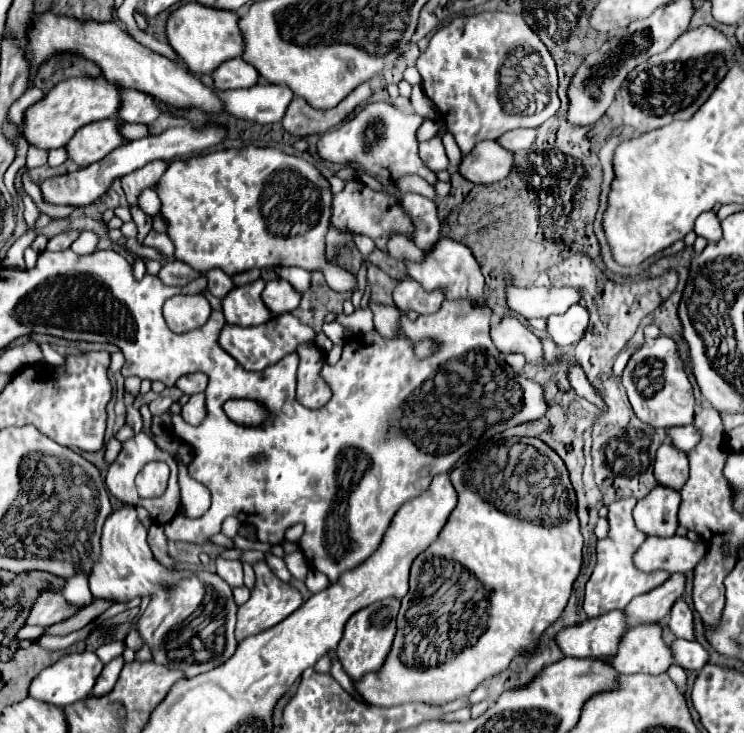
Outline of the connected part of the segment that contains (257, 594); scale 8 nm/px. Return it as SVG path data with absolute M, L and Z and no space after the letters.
M256 561L256 563L254 563L254 571L256 571L256 585L254 585L254 589L252 589L252 597L250 597L242 607L238 607L235 627L235 637L238 642L249 636L266 631L266 629L270 629L270 627L274 627L274 625L278 625L278 623L284 621L288 615L292 615L292 611L300 609L302 603L304 603L302 593L300 593L296 587L280 581L280 579L274 575L274 571L268 567L266 561Z

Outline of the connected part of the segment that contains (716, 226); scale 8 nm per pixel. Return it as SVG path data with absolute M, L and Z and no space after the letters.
M706 211L702 213L698 219L696 219L696 225L694 225L694 231L696 235L702 235L706 237L708 241L718 241L722 237L722 227L720 227L720 219L718 219L718 213L716 211Z

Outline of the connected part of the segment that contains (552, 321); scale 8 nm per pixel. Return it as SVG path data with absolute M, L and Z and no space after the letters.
M574 305L562 315L548 317L548 333L552 335L552 341L560 347L578 343L584 337L586 327L588 327L588 311L582 305Z

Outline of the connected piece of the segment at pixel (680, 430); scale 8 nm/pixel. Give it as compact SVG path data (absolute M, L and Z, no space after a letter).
M694 425L672 427L670 437L672 437L672 443L682 451L692 451L692 447L696 447L696 443L700 443L700 431L696 431Z

